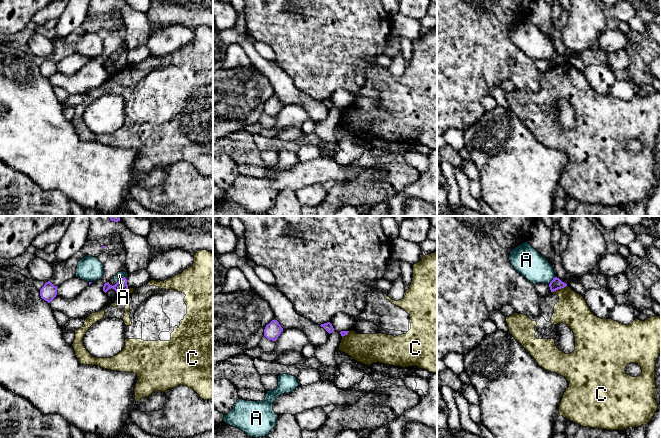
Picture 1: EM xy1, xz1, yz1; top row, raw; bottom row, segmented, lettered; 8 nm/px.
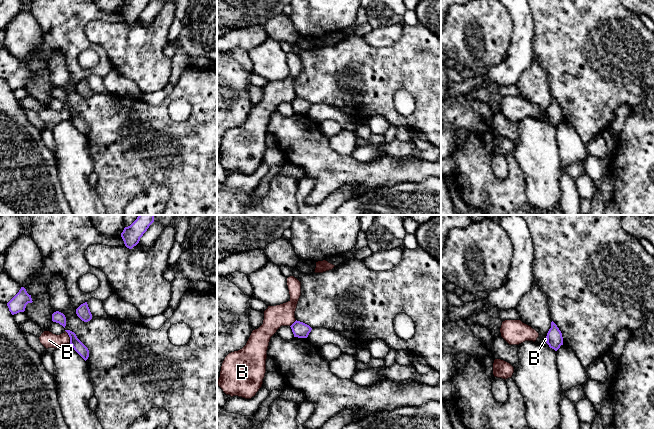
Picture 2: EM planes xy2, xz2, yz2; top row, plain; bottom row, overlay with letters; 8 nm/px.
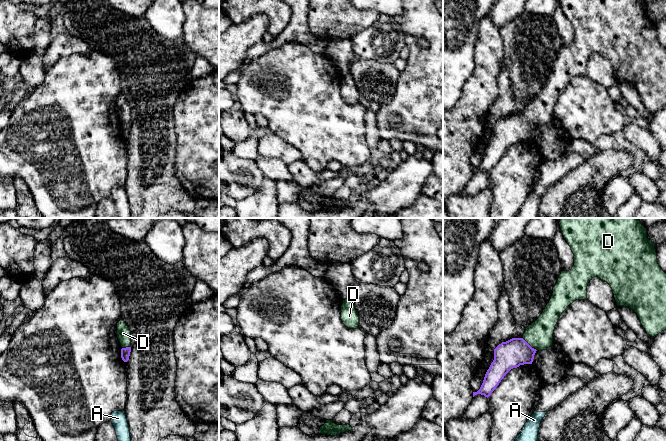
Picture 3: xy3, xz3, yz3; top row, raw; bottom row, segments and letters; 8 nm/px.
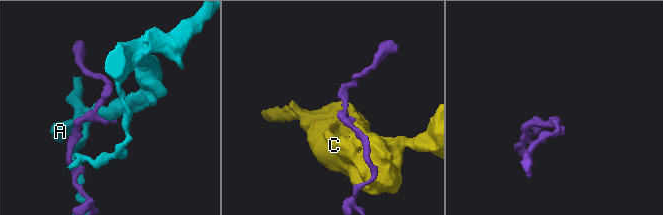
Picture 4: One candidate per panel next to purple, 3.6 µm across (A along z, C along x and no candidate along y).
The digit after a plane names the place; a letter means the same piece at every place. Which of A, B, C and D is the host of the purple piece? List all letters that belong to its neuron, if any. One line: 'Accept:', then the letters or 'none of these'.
Accept: D

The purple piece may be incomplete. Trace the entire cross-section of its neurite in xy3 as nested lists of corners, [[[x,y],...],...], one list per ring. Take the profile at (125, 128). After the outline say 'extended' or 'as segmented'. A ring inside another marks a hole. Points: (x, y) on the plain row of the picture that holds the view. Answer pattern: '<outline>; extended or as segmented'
[[[123,96],[117,99],[117,113],[122,123],[121,134],[127,138],[131,128],[131,107]]]; extended

